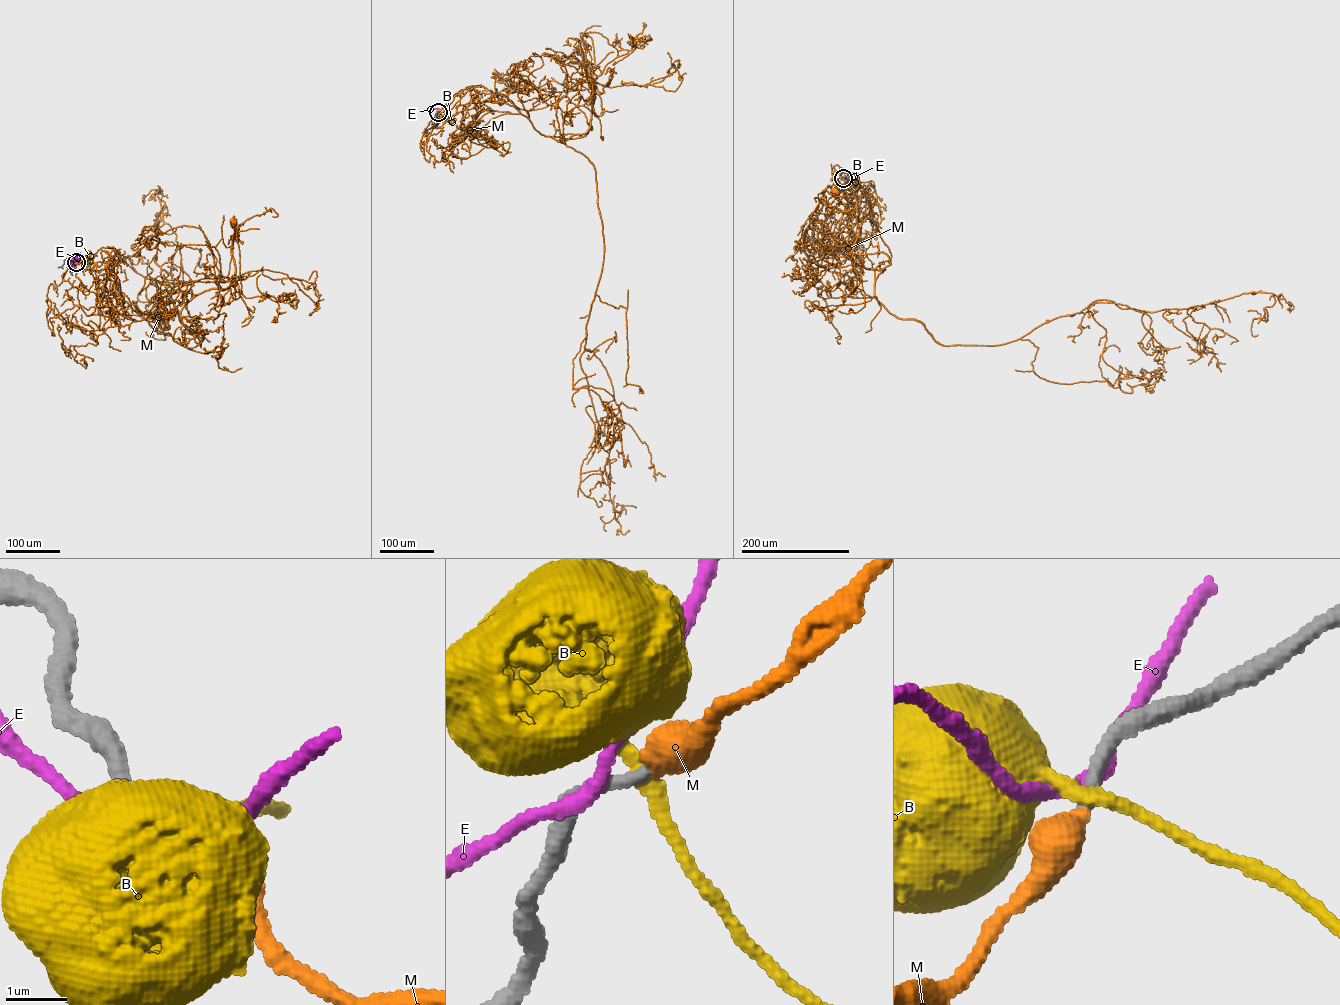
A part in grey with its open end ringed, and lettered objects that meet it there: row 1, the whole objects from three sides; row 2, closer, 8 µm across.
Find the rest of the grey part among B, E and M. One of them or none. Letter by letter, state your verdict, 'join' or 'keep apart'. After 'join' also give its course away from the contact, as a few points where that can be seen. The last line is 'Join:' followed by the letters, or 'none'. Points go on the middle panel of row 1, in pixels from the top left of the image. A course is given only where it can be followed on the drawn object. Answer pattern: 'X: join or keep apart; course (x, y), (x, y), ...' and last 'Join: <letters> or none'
B: keep apart
E: keep apart
M: join; course (438, 112), (459, 91), (481, 85), (542, 134), (584, 136), (595, 87), (589, 85), (579, 49)
Join: M

